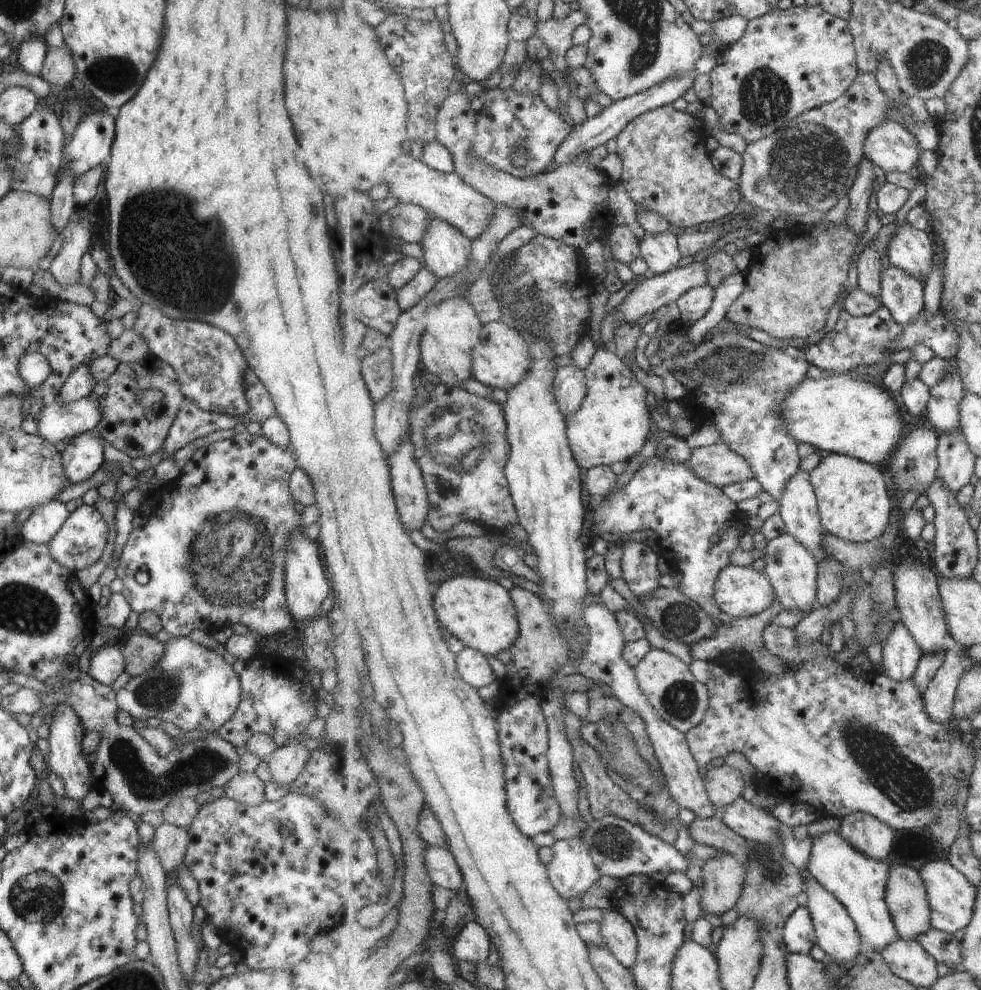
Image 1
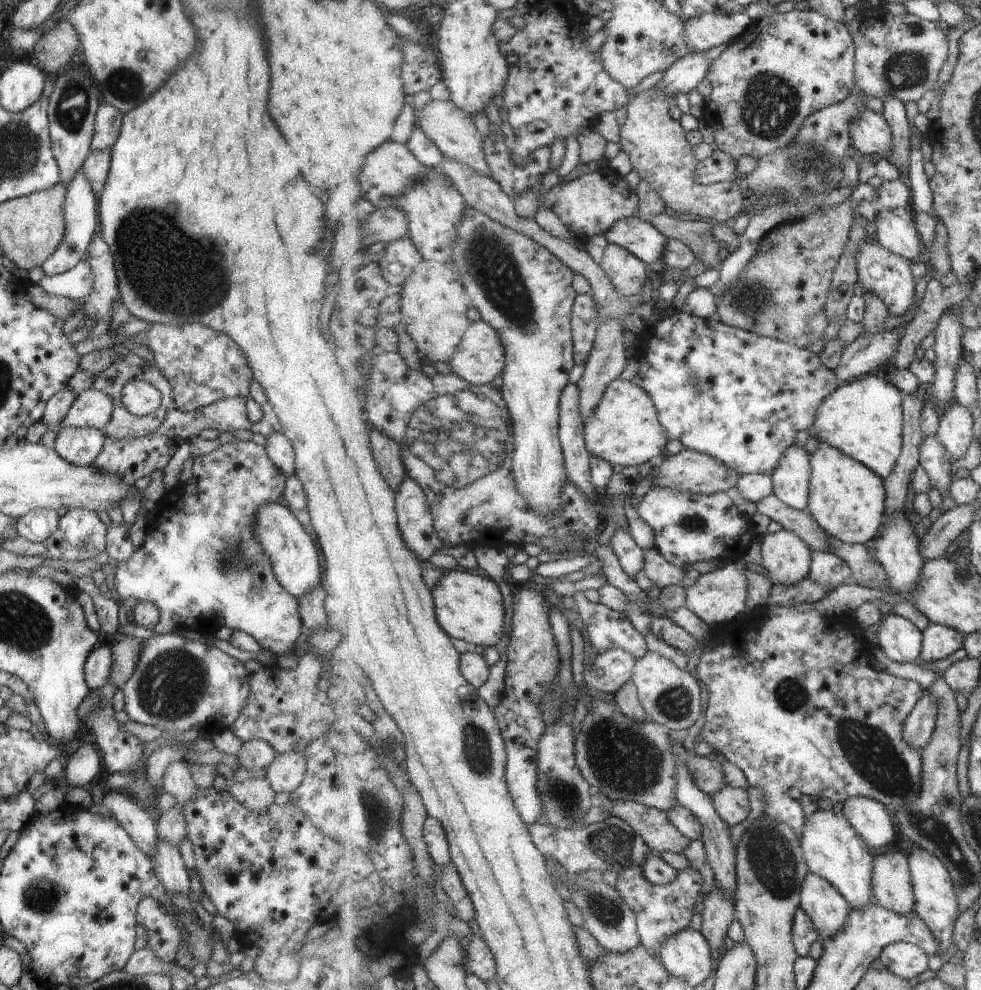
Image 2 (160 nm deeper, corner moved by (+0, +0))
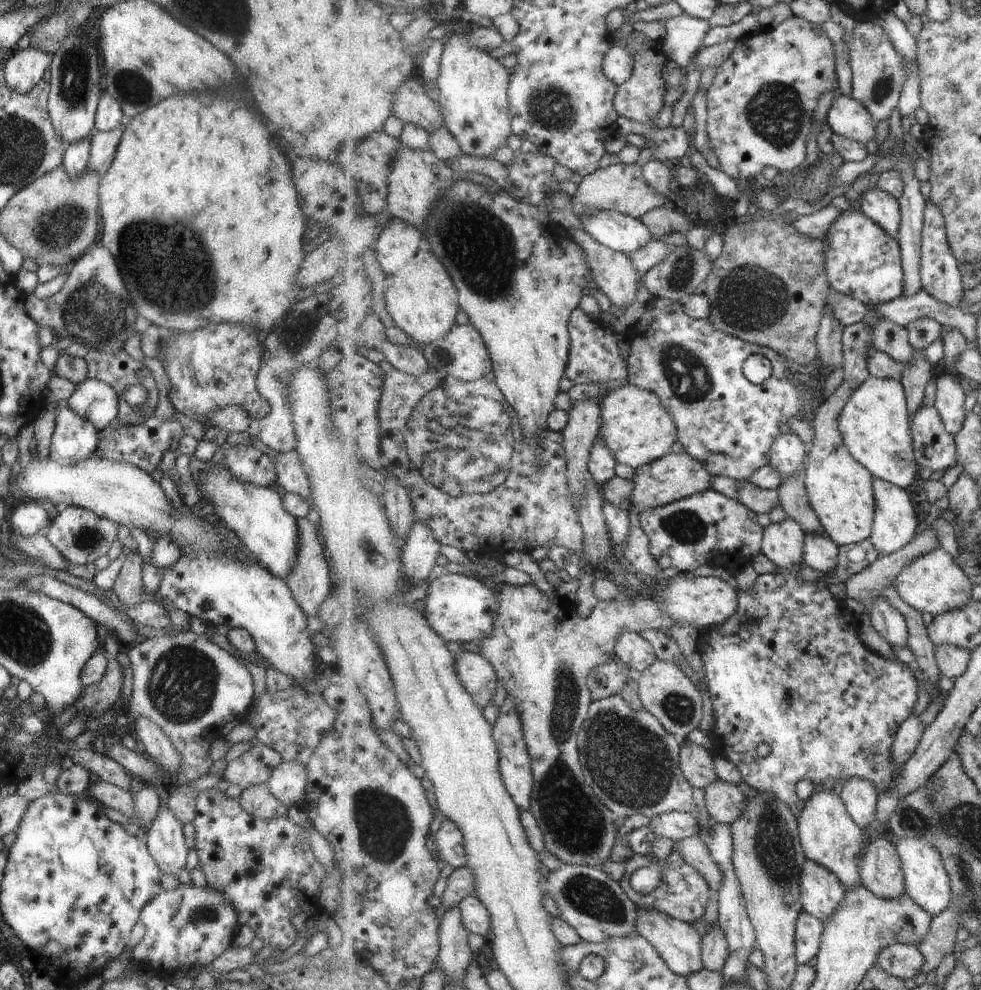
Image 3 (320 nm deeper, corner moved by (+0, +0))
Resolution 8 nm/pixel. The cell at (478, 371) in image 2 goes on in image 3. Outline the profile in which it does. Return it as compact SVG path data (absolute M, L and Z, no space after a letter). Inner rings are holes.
M456 324L452 330L448 330L442 337L439 337L438 341L427 343L424 346L424 355L431 370L449 373L466 383L483 379L483 376L493 372L493 363L486 342L479 331L471 324Z

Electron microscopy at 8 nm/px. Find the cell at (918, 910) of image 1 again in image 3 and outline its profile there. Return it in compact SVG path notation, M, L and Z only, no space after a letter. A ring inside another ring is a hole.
M875 840L862 856L861 884L884 899L900 899L906 894L902 860L894 842Z

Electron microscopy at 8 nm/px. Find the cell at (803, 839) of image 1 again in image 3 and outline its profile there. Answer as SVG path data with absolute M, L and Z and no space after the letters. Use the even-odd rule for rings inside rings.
M797 569L776 570L757 576L752 588L743 591L737 587L739 608L738 611L723 624L717 624L705 630L697 638L697 648L703 662L702 680L706 683L708 694L713 702L714 723L708 731L708 736L713 744L712 750L717 750L718 755L727 757L738 766L742 774L742 780L757 791L774 792L775 796L785 801L797 818L802 810L805 810L806 802L801 800L795 792L795 786L801 780L810 780L812 784L825 782L827 778L835 781L843 781L845 784L851 777L862 776L879 784L885 782L886 789L894 785L894 780L899 776L897 767L889 758L892 751L893 735L915 710L917 698L919 698L920 684L910 667L899 661L887 660L877 652L871 652L863 646L859 638L857 624L849 622L843 626L845 614L835 618L835 610L841 610L841 600L835 600L835 595L830 587L823 581L805 581L797 576Z

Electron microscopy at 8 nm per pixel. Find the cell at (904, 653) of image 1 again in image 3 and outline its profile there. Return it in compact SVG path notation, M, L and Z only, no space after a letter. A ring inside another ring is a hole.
M882 594L876 598L871 612L873 624L883 638L895 648L907 648L909 627L903 613Z

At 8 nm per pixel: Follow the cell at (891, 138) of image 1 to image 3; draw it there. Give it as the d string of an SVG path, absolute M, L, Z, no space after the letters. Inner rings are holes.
M835 94L825 120L834 134L848 140L865 143L877 134L871 113L849 95Z

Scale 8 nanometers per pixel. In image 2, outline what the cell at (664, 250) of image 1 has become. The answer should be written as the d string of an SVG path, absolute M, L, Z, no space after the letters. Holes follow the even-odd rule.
M637 217L619 220L604 236L608 244L629 250L652 269L664 269L663 256L669 238L650 222Z

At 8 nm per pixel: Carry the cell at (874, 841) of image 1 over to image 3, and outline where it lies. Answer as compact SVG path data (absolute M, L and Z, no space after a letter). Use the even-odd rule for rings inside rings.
M862 776L851 777L840 792L854 821L866 830L875 824L878 795L873 781Z

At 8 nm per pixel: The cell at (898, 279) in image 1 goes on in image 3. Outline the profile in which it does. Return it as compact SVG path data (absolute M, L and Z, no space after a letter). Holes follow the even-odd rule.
M861 208L846 211L829 226L826 238L826 275L833 291L864 302L868 307L889 302L903 294L902 250L883 227Z

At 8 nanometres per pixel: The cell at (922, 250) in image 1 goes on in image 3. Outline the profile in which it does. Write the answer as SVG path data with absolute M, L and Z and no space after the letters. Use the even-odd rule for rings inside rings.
M877 186L862 192L857 206L898 240L902 227L902 208L892 194Z

